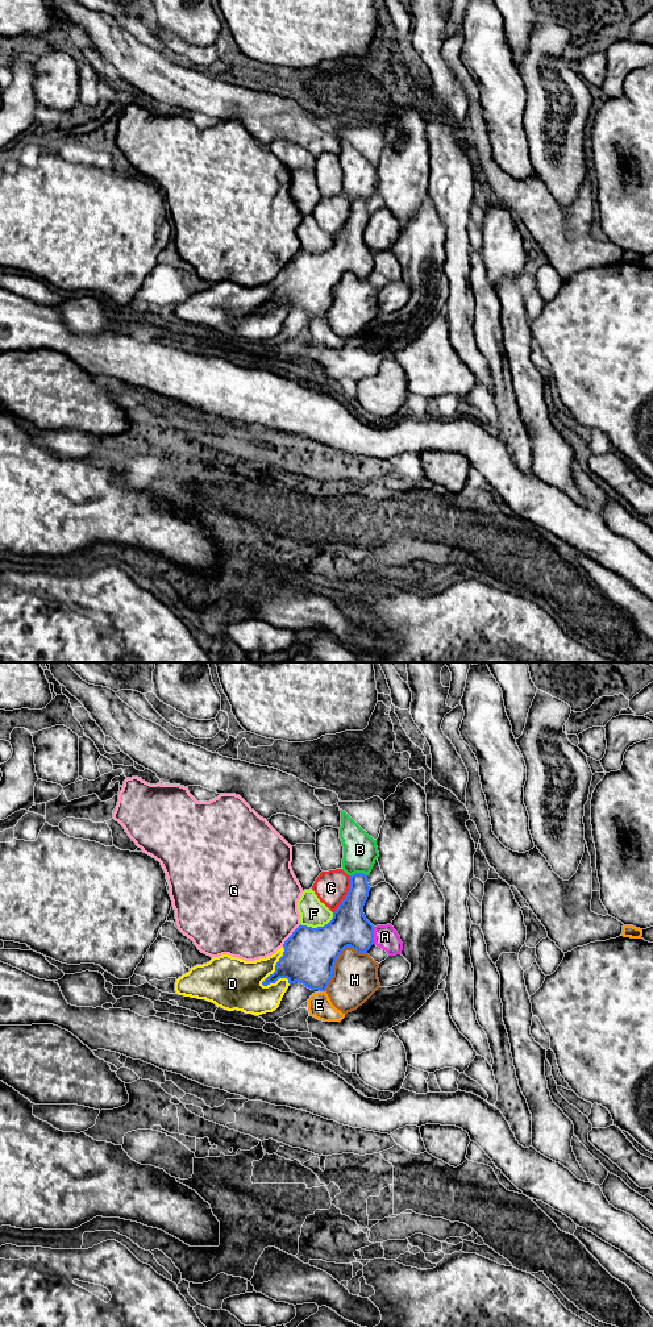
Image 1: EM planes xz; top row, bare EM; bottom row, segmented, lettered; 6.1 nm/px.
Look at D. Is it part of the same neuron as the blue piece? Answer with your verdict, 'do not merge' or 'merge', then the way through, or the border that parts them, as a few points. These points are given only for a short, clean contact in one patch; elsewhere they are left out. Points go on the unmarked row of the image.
merge

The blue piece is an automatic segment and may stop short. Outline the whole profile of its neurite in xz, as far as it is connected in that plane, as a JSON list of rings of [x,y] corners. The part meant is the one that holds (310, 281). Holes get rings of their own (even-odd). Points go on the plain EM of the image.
[[[366,200],[350,201],[348,221],[332,246],[317,254],[300,250],[284,267],[275,298],[262,311],[287,304],[290,311],[299,308],[311,316],[326,317],[342,276],[350,273],[358,279],[367,279],[374,270],[374,251],[363,240],[370,215]]]

